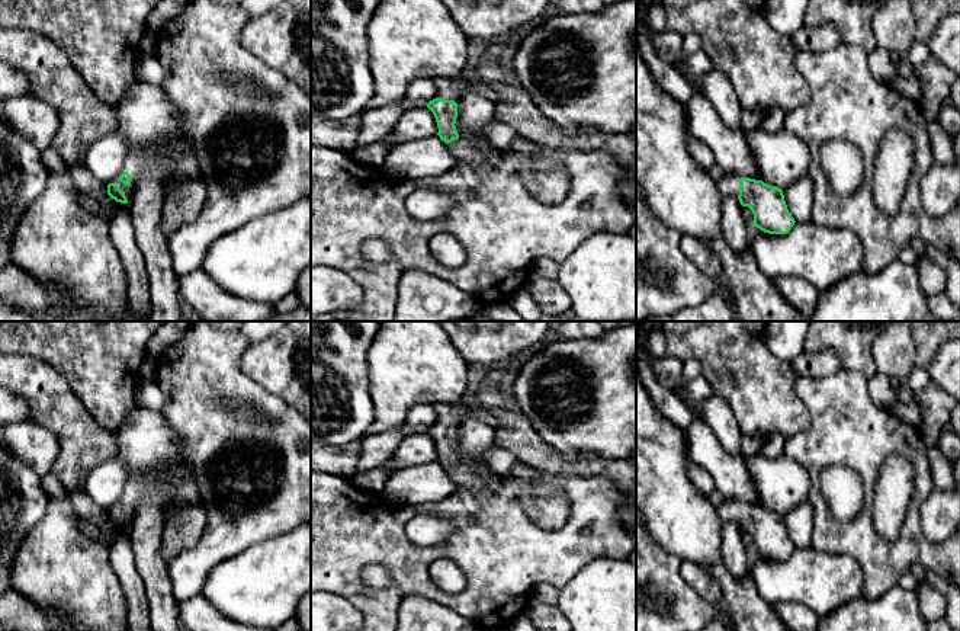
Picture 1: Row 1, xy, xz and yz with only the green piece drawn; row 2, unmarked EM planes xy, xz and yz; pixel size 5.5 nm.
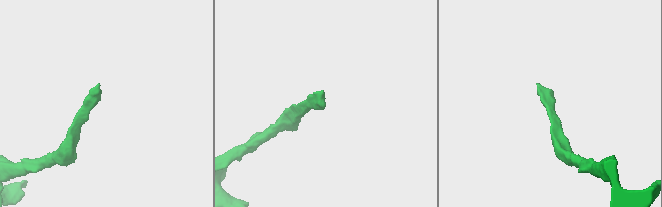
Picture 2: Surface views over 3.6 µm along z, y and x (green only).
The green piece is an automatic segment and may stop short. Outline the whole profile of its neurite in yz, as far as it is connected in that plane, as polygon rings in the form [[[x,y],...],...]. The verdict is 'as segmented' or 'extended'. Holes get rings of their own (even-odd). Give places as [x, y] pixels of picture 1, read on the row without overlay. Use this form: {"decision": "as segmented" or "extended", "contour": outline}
{"decision": "extended", "contour": [[[732,499],[717,507],[722,522],[736,522],[742,532],[754,539],[754,552],[768,560],[787,560],[794,551],[794,544],[787,535],[783,516],[777,512]]]}

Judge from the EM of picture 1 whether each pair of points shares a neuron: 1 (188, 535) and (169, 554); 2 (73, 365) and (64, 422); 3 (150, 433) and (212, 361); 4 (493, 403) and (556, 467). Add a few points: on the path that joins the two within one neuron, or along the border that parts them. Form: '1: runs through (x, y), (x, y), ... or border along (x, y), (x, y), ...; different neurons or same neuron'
1: runs through (183, 540), (173, 550); same neuron
2: border along (45, 362), (67, 381), (71, 391), (90, 413); different neurons
3: border along (159, 412), (182, 447); different neurons
4: runs through (506, 420), (539, 454); same neuron

